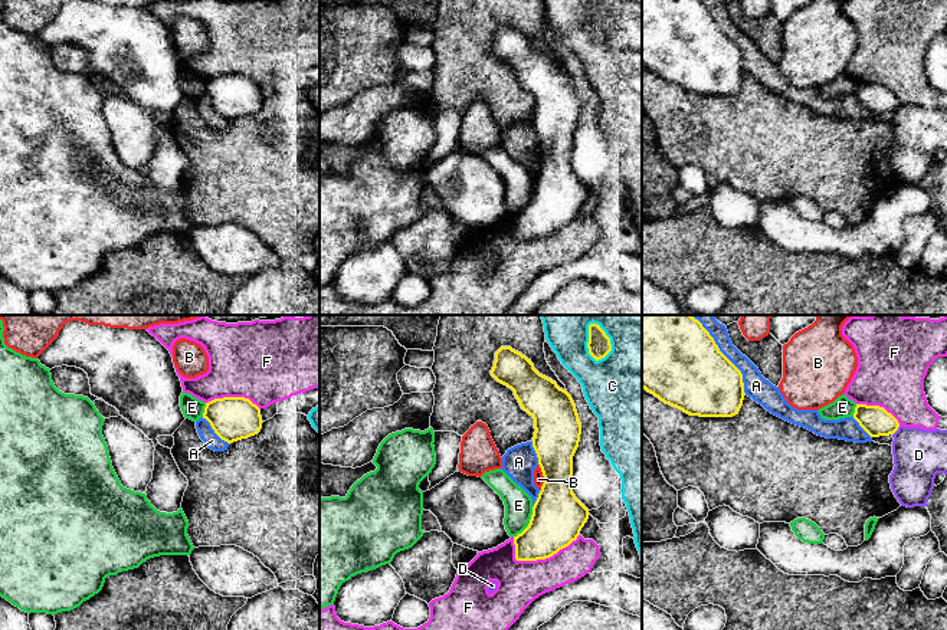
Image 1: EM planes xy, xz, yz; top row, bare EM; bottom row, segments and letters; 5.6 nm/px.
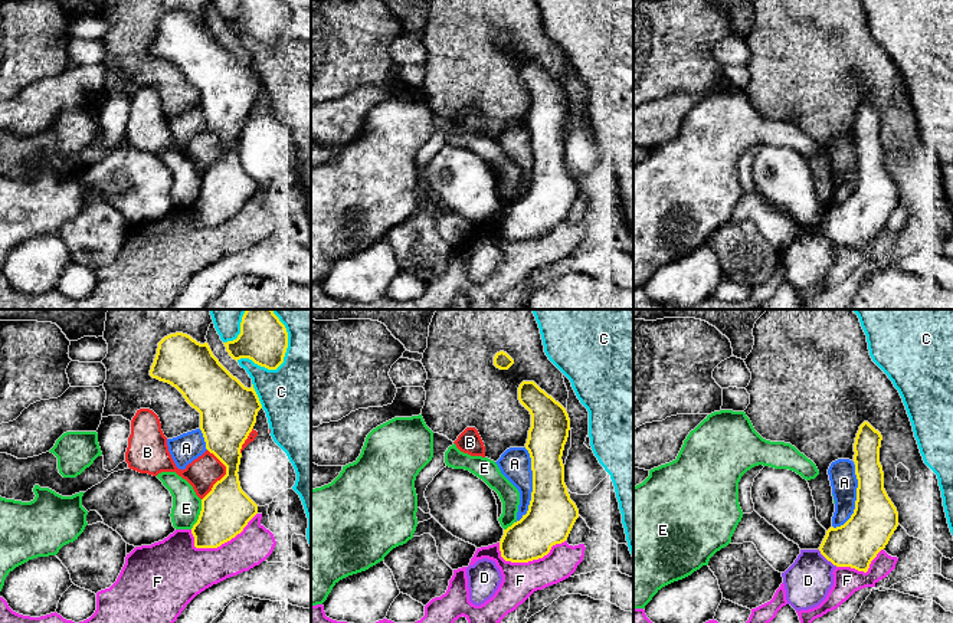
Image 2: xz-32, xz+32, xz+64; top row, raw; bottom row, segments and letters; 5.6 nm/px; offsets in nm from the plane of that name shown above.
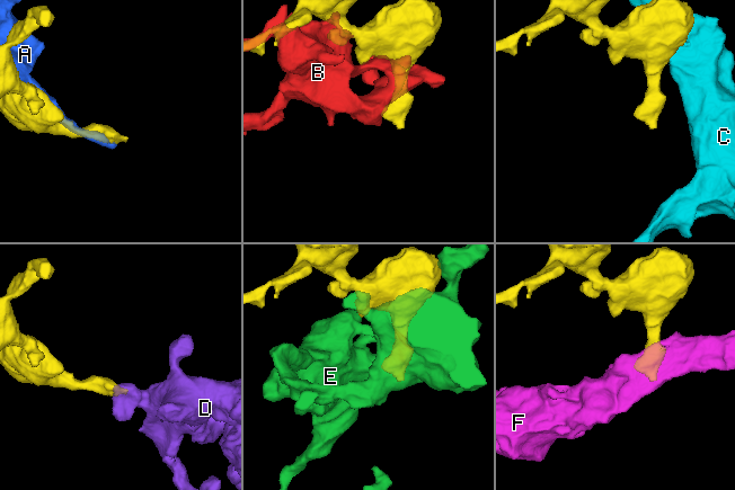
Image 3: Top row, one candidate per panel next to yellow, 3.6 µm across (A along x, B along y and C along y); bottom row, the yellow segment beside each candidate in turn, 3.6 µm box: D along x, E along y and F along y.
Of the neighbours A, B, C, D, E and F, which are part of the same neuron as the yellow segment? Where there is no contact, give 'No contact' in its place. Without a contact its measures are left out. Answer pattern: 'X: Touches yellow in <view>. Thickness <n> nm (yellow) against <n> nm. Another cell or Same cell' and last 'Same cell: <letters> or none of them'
A: Touches yellow in yz. Thickness 460 nm (yellow) against 130 nm. Another cell
B: Touches yellow in xz. Thickness 300 nm (yellow) against 60 nm. Another cell
C: Touches yellow in xz. Thickness 130 nm (yellow) against 280 nm. Another cell
D: Touches yellow in yz. Thickness 170 nm (yellow) against 280 nm. Another cell
E: Touches yellow in xz. Thickness 300 nm (yellow) against 160 nm. Another cell
F: Touches yellow in xz. Thickness 300 nm (yellow) against 240 nm. Another cell
Same cell: none of them

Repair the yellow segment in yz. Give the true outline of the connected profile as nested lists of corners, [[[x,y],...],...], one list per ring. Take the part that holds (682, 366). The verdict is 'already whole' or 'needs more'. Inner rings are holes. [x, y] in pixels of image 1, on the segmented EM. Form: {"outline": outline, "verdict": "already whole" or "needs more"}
{"outline": [[[642,315],[642,388],[699,417],[733,417],[746,396],[741,371],[692,315]]], "verdict": "already whole"}

